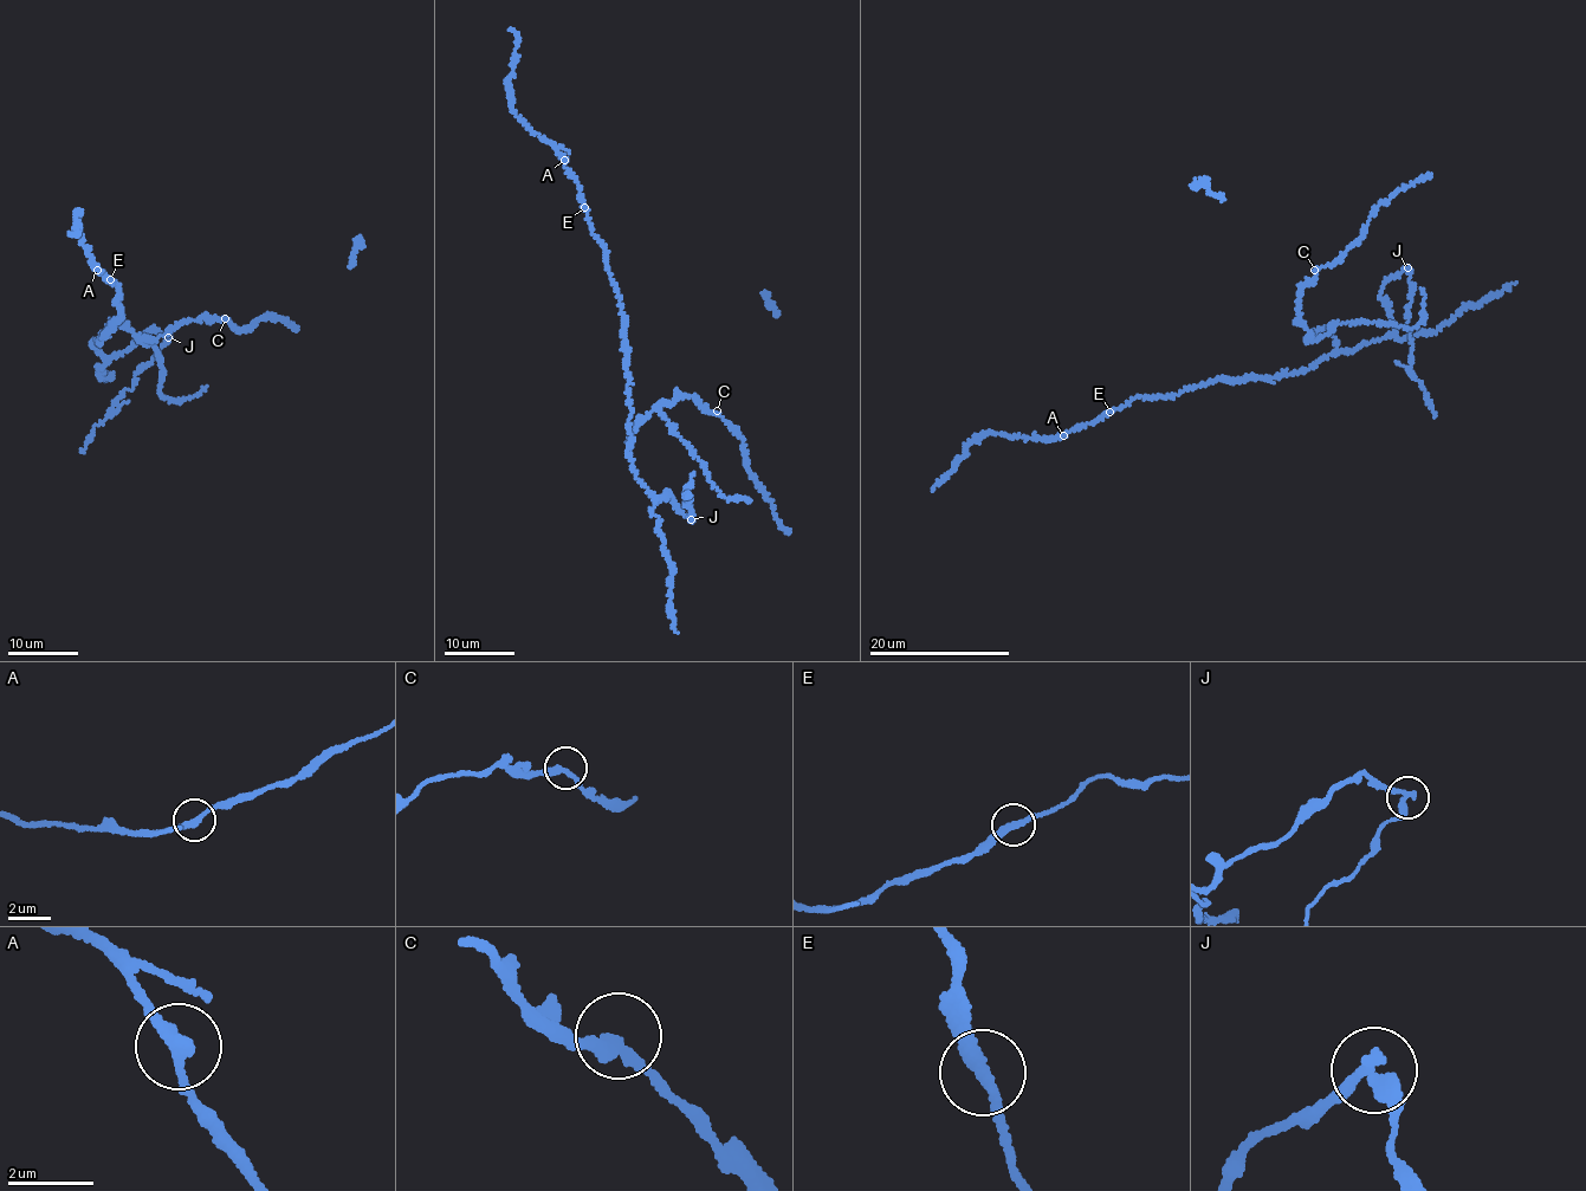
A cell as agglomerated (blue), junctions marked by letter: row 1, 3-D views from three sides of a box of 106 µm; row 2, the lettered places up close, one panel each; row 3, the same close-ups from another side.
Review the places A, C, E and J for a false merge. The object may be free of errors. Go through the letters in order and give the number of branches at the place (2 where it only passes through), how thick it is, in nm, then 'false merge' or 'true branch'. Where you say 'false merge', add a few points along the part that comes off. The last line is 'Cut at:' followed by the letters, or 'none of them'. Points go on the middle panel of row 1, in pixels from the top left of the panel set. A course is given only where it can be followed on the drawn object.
A: 2 | 260 nm | true branch
C: 2 | 280 nm | true branch
E: 2 | 280 nm | true branch
J: 2 | 300 nm | false merge | (691, 519), (685, 503), (691, 498), (686, 499), (686, 489), (684, 496), (687, 493), (691, 497)
Cut at: J

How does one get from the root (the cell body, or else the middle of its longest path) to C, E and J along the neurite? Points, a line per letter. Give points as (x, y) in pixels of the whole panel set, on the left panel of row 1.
C: (102, 337), (98, 343), (104, 328), (114, 319), (124, 329), (151, 340), (182, 322), (225, 318)
E: (102, 337), (122, 314), (116, 301), (120, 296), (118, 285), (110, 279)
J: (102, 337), (99, 343), (95, 341), (91, 347), (109, 358), (122, 355), (154, 330), (169, 337)

